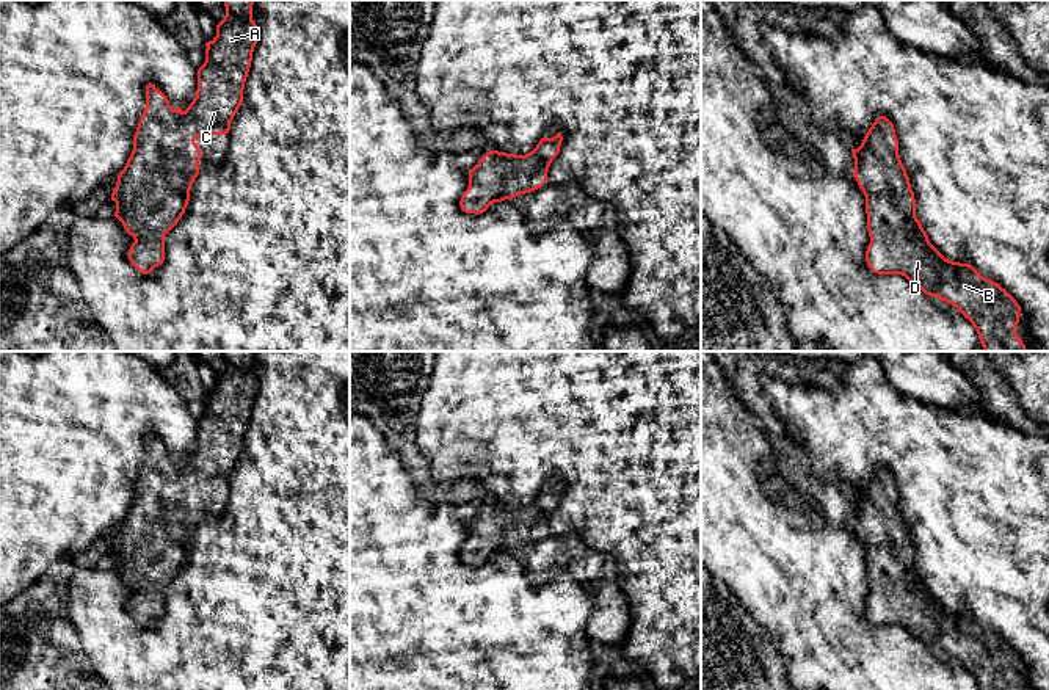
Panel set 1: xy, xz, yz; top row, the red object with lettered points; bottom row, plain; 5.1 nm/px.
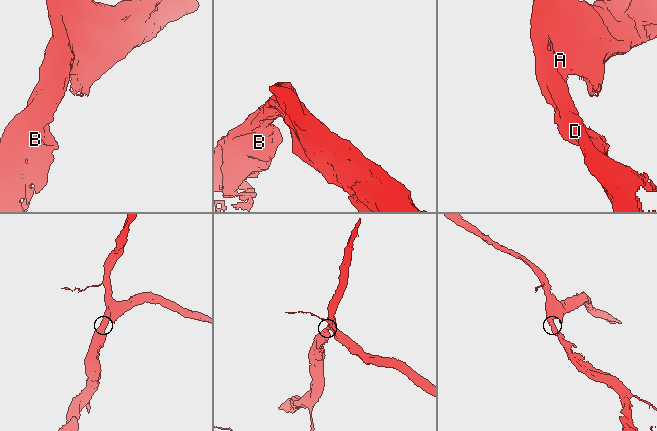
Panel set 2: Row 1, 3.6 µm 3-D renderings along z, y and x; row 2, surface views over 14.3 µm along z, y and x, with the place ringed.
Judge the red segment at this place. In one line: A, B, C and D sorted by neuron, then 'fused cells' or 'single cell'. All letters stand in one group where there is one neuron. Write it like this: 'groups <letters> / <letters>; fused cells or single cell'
groups A B C D; single cell

